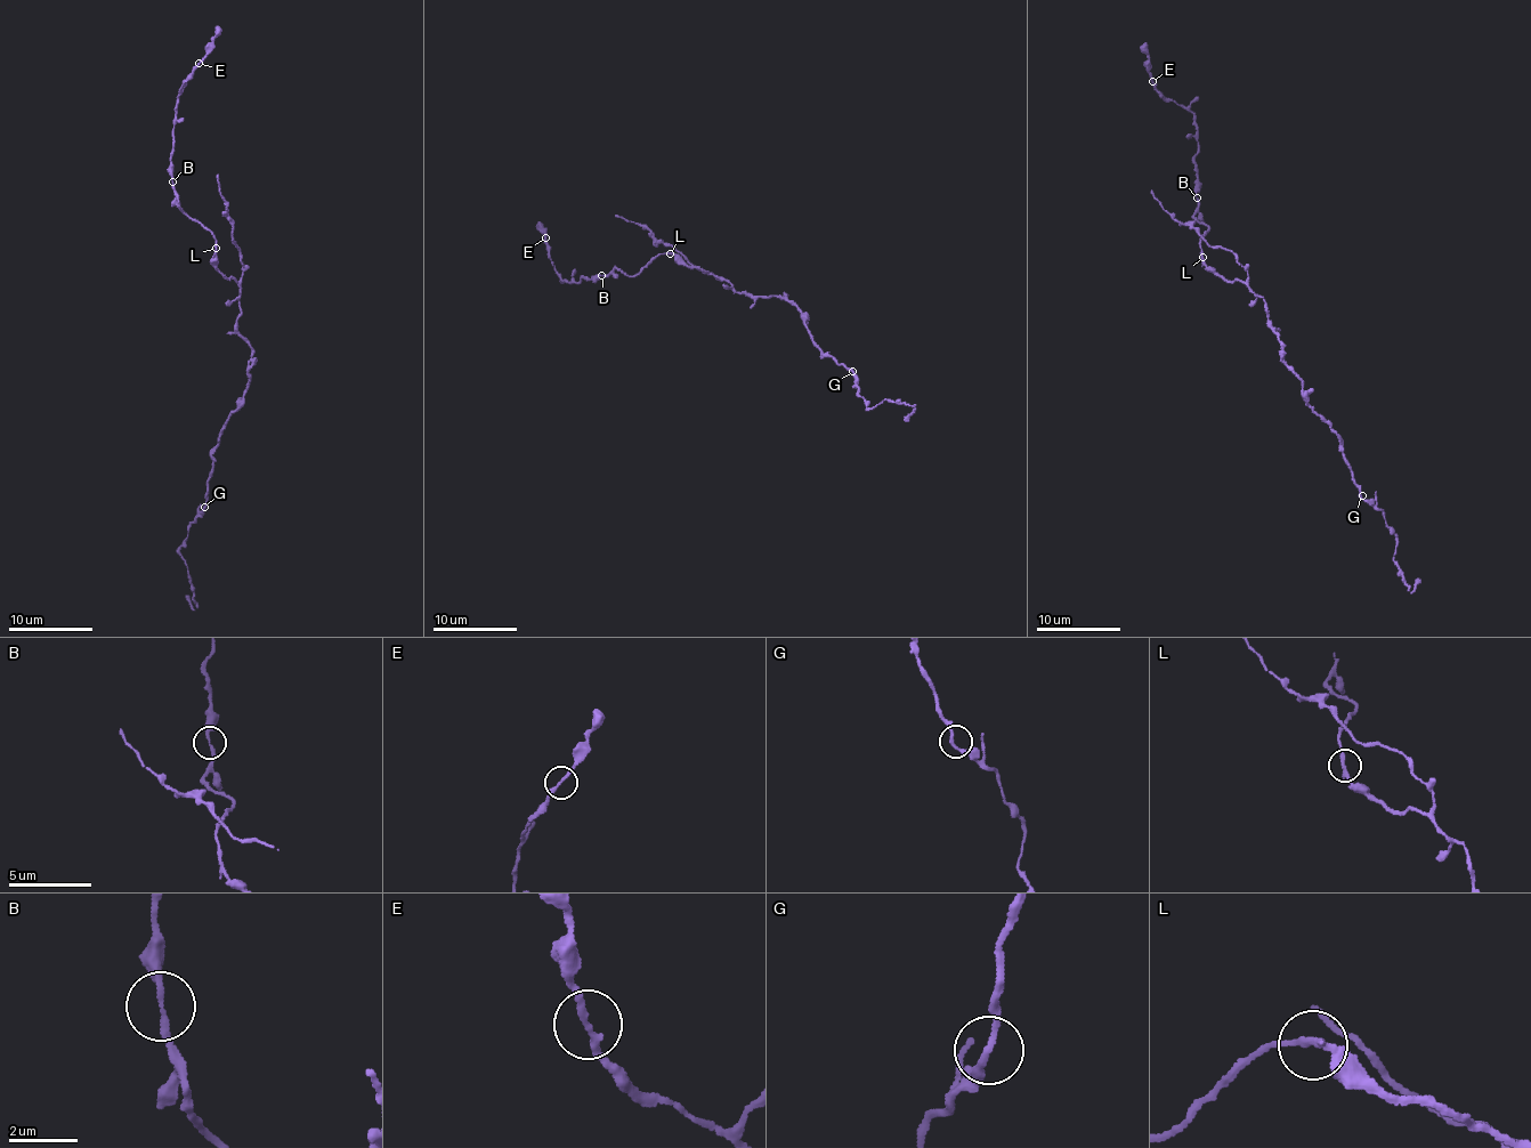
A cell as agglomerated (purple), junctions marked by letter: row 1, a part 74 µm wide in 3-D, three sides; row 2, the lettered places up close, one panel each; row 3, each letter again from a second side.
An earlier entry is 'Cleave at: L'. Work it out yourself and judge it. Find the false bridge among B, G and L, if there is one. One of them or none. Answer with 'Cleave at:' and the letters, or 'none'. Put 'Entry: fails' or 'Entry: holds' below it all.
Cleave at: none
Entry: fails

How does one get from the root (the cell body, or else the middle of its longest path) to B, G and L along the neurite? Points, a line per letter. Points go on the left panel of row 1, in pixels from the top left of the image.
B: (239, 313), (241, 292), (237, 283), (219, 272), (215, 235), (180, 211), (172, 180)
G: (239, 313), (237, 332), (251, 350), (249, 383), (243, 404), (231, 412), (212, 454), (204, 507)
L: (239, 313), (241, 292), (237, 283), (219, 272), (216, 248)

